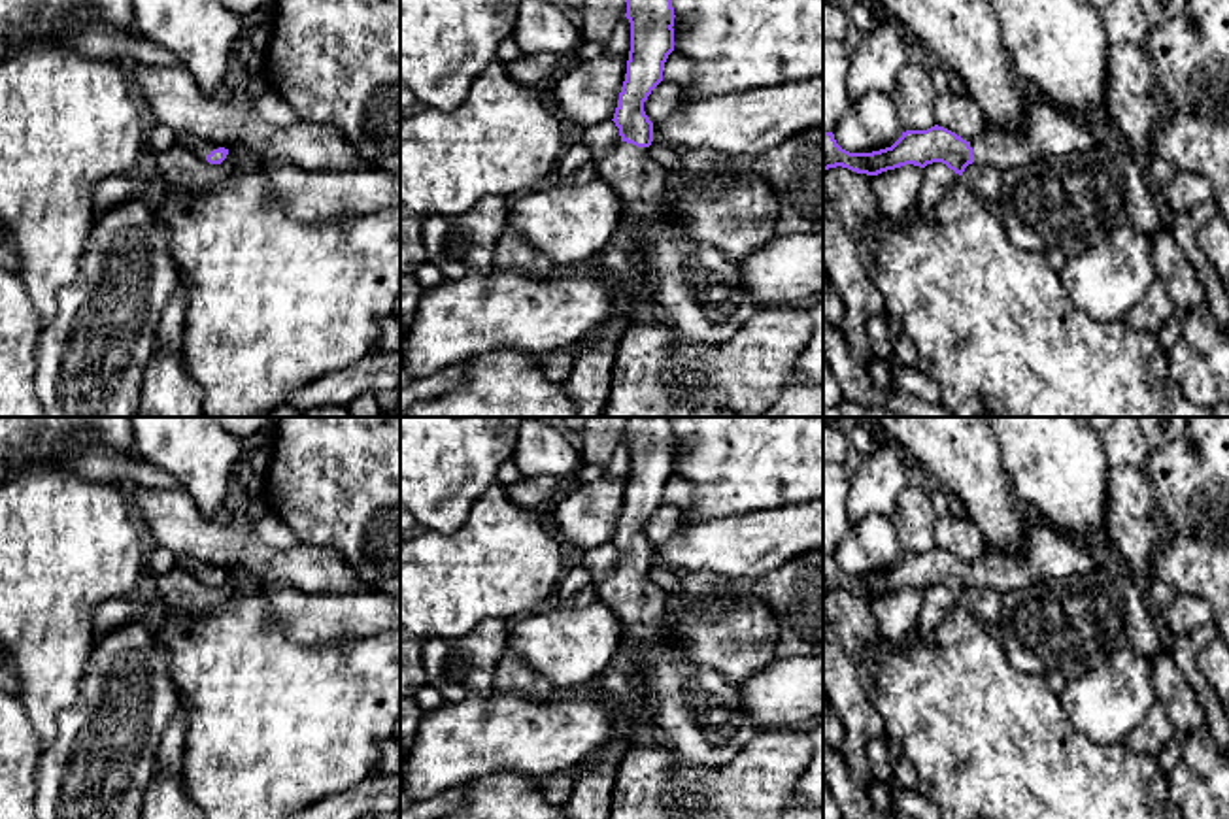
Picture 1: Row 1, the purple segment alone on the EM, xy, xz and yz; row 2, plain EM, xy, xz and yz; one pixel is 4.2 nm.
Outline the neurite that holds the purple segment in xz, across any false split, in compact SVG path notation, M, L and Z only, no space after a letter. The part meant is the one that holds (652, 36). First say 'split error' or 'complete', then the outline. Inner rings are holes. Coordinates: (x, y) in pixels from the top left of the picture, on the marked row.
split error; M627 0L625 17L631 23L631 51L627 74L619 92L614 123L621 142L595 160L598 177L606 179L621 196L623 215L619 225L638 245L657 304L670 315L672 325L687 342L719 345L731 340L759 309L753 292L744 285L738 260L721 249L676 232L676 217L663 196L682 191L682 177L661 166L649 153L653 123L644 111L644 102L663 81L663 68L674 51L672 0Z

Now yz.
split error; M1040 91L1038 98L1025 96L1025 119L1019 132L987 123L972 142L934 125L927 130L902 132L891 147L850 153L836 143L833 132L823 132L823 170L842 166L857 174L878 176L906 164L925 168L942 162L963 176L972 162L1004 172L1046 157L1084 153L1097 145L1103 145L1099 128Z

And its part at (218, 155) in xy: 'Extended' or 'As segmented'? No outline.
Extended

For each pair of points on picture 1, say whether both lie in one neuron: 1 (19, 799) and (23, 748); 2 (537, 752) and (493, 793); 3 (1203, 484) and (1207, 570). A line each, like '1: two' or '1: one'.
1: one
2: two
3: one

